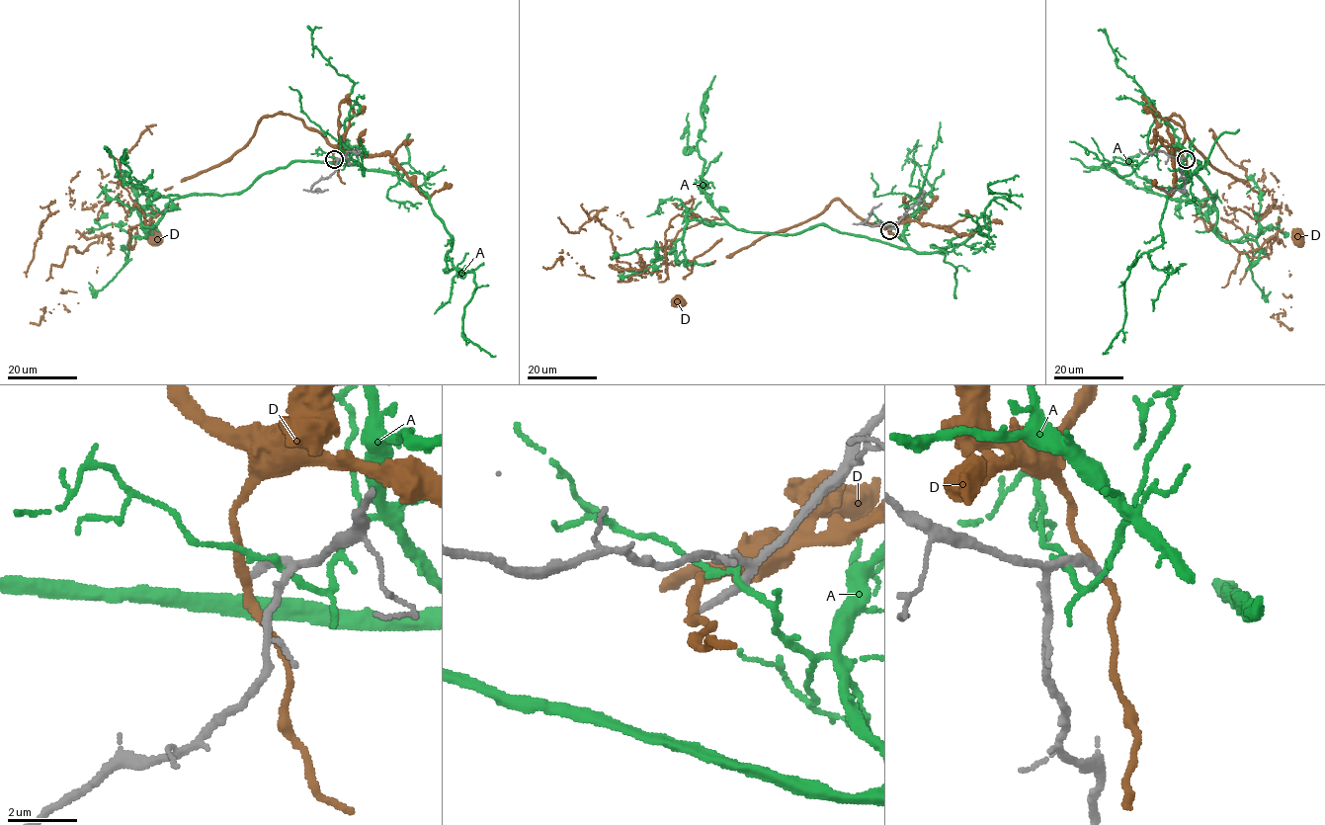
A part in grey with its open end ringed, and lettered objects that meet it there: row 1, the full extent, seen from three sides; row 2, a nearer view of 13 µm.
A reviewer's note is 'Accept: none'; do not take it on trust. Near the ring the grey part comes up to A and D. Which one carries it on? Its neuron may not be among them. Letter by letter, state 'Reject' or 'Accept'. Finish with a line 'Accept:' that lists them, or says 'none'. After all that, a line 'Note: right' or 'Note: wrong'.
A: Reject
D: Reject
Accept: none
Note: right

